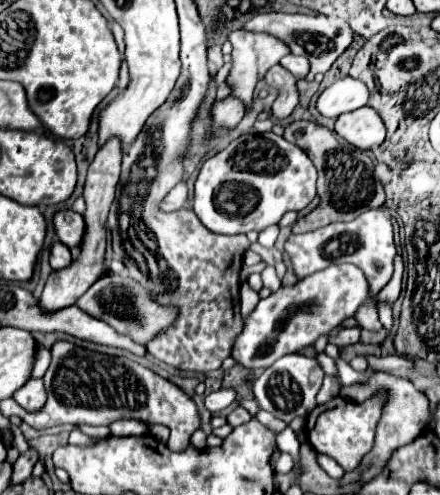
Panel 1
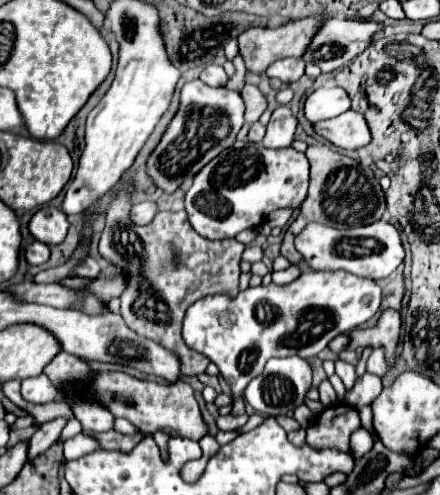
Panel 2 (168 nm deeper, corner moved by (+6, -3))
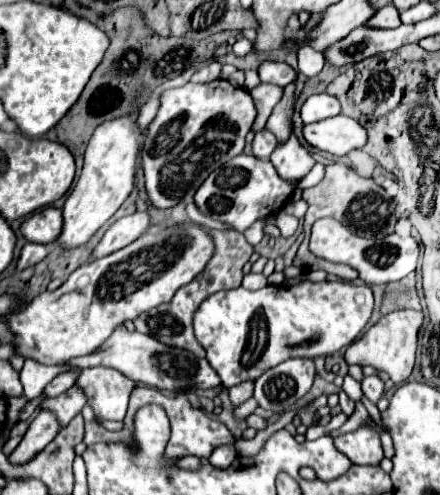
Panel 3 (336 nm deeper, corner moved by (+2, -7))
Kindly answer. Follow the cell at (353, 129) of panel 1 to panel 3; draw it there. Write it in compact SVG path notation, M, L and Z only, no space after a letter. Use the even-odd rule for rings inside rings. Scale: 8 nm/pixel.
M343 114L307 124L303 134L311 146L335 156L345 156L355 148L363 148L367 142L367 130L357 120Z

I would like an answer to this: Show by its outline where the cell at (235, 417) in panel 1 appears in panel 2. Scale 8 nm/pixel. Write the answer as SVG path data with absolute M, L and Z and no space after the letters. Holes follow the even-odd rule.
M345 270L337 272L307 272L301 274L295 282L287 286L257 286L257 288L247 288L241 290L235 298L227 294L213 294L213 296L203 296L193 304L193 308L187 310L185 320L183 320L183 340L189 348L205 354L213 364L217 364L221 376L229 384L233 392L233 412L231 414L243 415L246 413L245 400L243 400L244 390L255 376L261 375L263 366L269 358L275 356L301 356L301 358L311 358L317 356L327 344L339 336L347 334L361 324L365 324L369 318L373 318L379 310L381 304L381 288L367 278L359 278L355 274L349 274Z

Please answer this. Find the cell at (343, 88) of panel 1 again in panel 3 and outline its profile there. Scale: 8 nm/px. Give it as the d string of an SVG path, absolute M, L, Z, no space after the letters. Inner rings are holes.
M327 92L309 96L305 100L303 108L301 108L301 120L303 120L303 124L321 122L321 120L337 116L337 114L341 114L341 102L339 102L339 98L327 94Z

